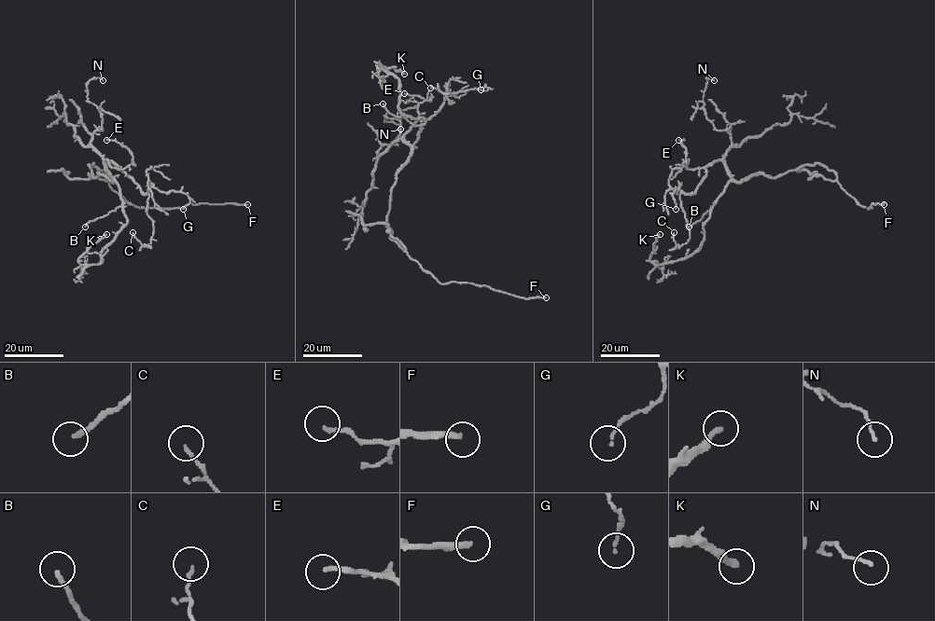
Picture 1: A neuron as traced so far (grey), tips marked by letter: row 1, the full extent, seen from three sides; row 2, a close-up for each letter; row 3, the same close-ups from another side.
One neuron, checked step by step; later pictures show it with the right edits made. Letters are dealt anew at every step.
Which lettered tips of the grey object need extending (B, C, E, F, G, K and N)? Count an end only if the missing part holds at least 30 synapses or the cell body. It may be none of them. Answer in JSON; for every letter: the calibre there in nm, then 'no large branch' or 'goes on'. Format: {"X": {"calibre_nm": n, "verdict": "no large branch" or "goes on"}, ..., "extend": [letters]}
{"B": {"calibre_nm": 190, "verdict": "no large branch"}, "C": {"calibre_nm": 120, "verdict": "no large branch"}, "E": {"calibre_nm": 180, "verdict": "no large branch"}, "F": {"calibre_nm": 240, "verdict": "goes on"}, "G": {"calibre_nm": 100, "verdict": "no large branch"}, "K": {"calibre_nm": 240, "verdict": "no large branch"}, "N": {"calibre_nm": 110, "verdict": "no large branch"}, "extend": ["F"]}

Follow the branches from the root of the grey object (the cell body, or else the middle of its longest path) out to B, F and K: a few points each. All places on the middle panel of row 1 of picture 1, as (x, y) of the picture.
B: (391, 187), (397, 173), (410, 155), (420, 127), (402, 117), (391, 115), (383, 103)
F: (391, 187), (386, 217), (391, 238), (440, 282), (473, 282), (518, 296), (546, 297)
K: (391, 187), (425, 119), (400, 112), (399, 80), (376, 64), (404, 74)

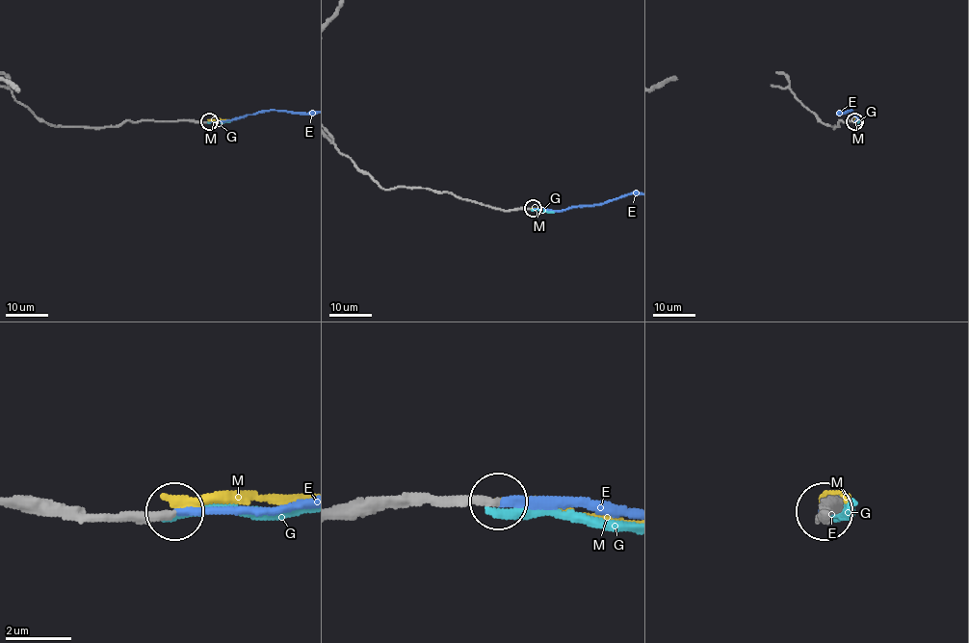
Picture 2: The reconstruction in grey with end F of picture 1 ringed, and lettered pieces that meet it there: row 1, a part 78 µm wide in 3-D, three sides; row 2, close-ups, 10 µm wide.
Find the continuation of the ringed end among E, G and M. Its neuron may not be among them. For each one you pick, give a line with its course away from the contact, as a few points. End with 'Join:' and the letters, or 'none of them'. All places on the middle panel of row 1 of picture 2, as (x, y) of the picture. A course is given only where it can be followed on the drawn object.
Join: E

